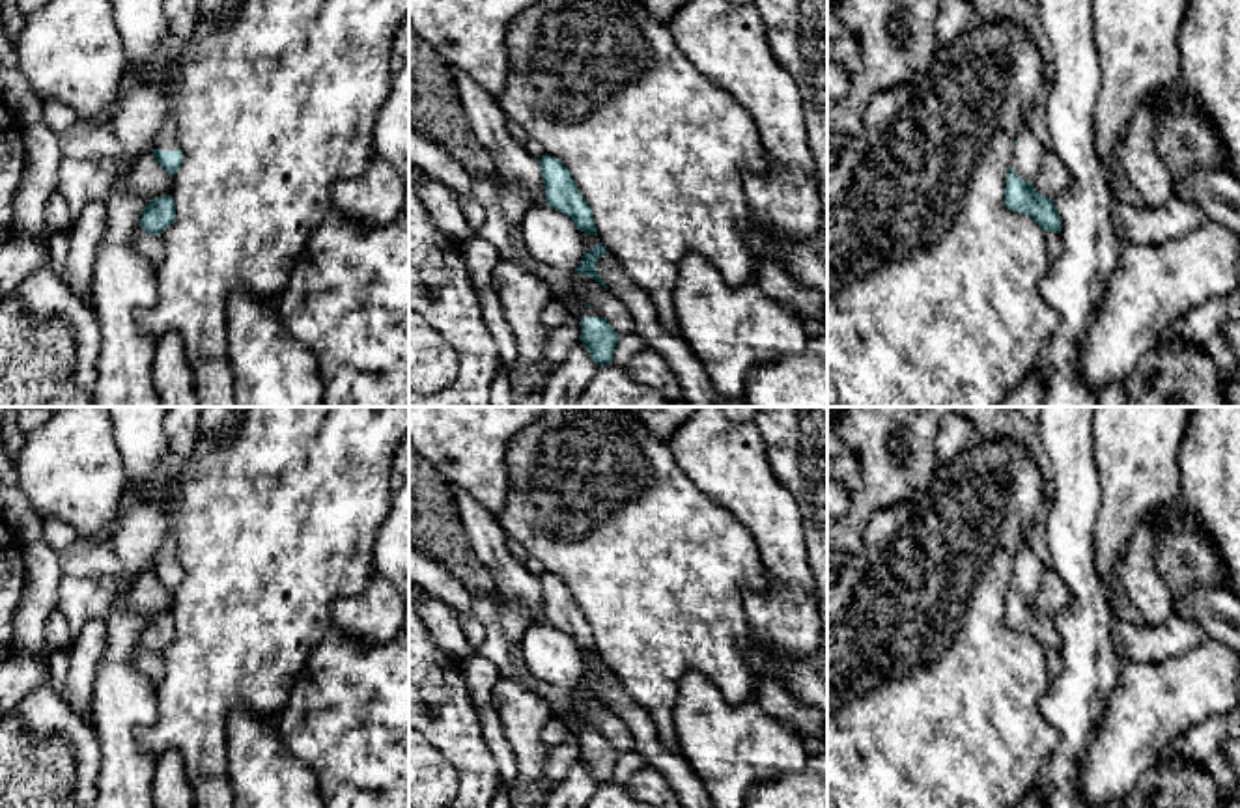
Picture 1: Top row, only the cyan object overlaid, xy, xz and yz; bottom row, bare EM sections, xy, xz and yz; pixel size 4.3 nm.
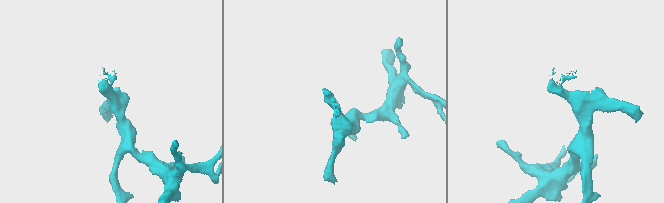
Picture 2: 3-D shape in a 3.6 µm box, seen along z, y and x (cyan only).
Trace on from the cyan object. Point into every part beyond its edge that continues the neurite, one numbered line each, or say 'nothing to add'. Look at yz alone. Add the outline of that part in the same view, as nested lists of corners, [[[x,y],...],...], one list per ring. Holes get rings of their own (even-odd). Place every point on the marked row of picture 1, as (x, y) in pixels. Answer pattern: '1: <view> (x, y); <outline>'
1: yz (1028, 155); [[[1025,127],[1016,140],[1010,166],[1025,183],[1033,185],[1048,151],[1029,127]]]

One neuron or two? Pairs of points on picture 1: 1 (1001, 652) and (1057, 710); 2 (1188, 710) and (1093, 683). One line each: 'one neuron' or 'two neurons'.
1: two neurons
2: two neurons

